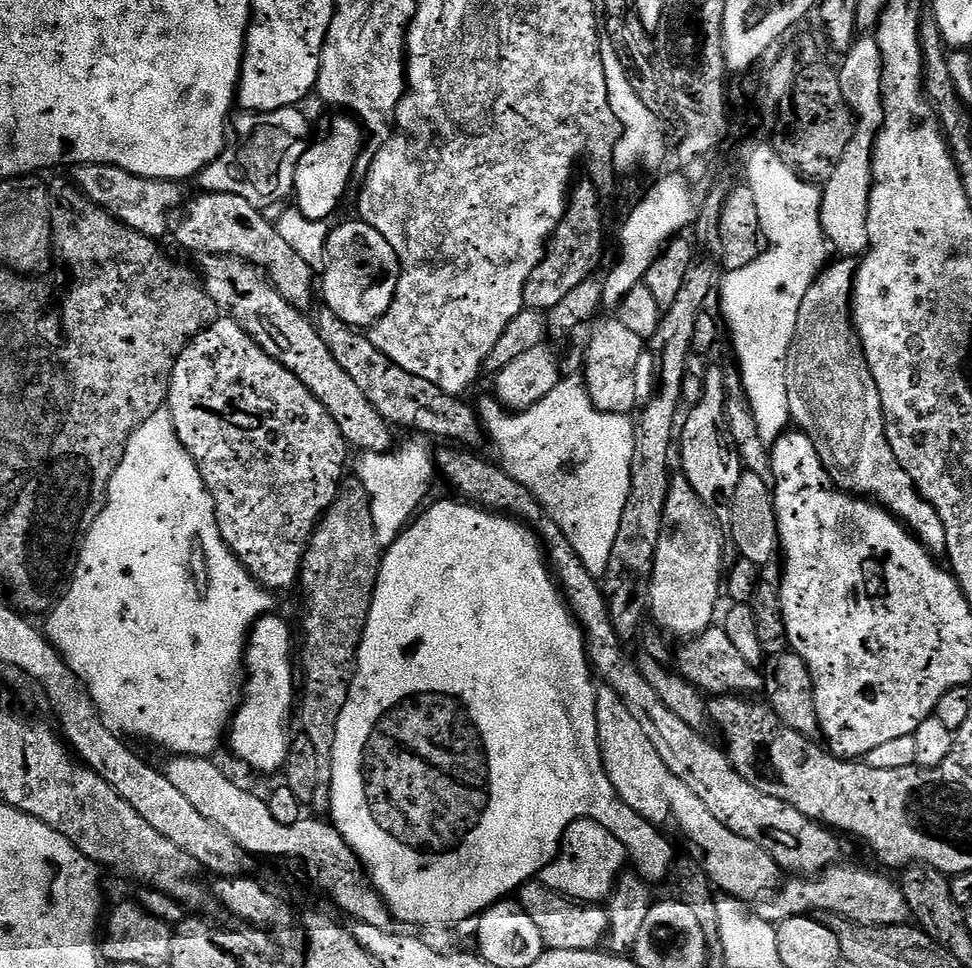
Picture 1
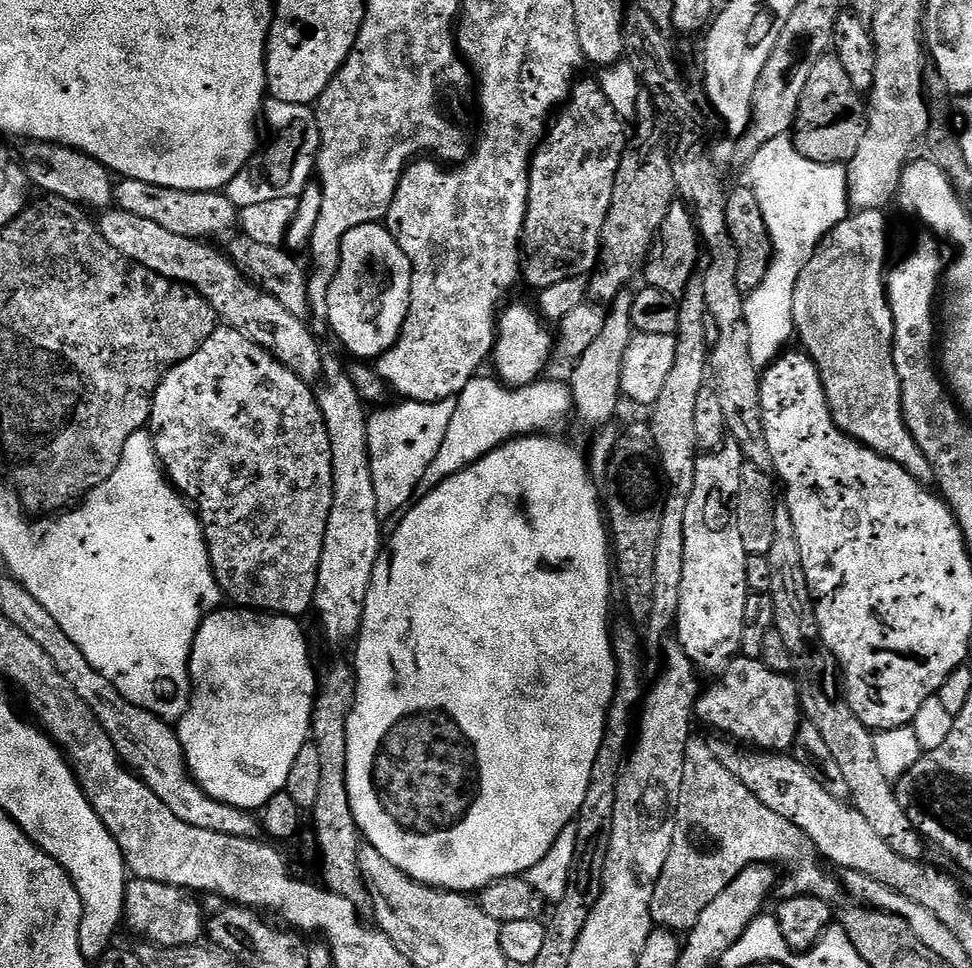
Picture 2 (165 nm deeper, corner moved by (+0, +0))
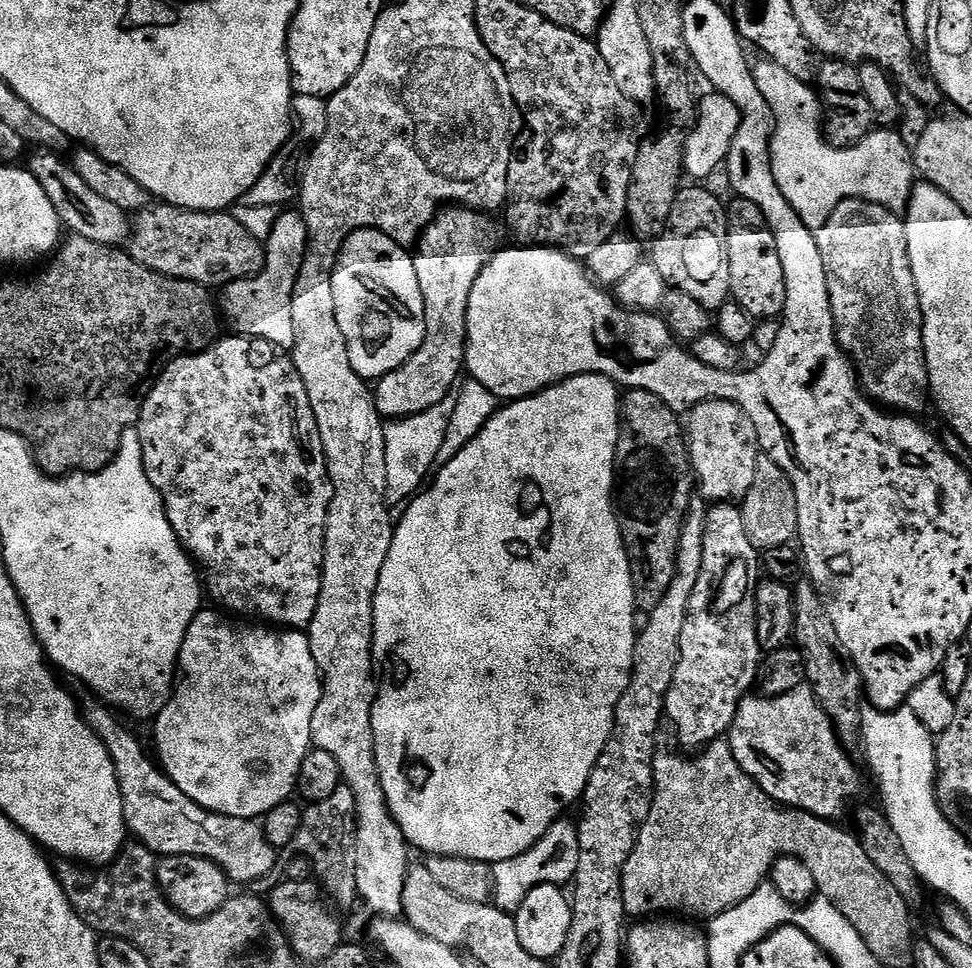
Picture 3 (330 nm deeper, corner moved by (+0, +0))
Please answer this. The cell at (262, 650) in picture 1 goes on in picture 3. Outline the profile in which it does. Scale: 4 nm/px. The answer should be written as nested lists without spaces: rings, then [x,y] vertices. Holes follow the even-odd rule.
[[[207,610],[197,612],[186,630],[186,638],[182,642],[178,661],[180,675],[178,683],[175,685],[172,699],[154,720],[157,752],[155,755],[158,757],[158,763],[164,775],[172,779],[174,786],[178,786],[178,790],[182,790],[182,794],[186,794],[186,798],[190,798],[206,811],[217,812],[223,816],[237,816],[247,820],[262,818],[270,810],[274,810],[274,806],[285,803],[291,797],[288,796],[291,792],[293,795],[302,762],[312,748],[310,722],[314,722],[314,710],[318,710],[324,683],[320,681],[318,662],[314,662],[314,654],[310,654],[310,642],[303,631],[277,630],[272,626],[257,626],[252,622],[235,624],[234,621],[227,620],[227,618],[232,618],[219,611],[216,612],[207,612]]]

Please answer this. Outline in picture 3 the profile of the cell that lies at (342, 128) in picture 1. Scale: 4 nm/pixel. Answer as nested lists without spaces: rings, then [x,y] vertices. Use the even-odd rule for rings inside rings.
[[[281,211],[264,245],[264,269],[257,276],[223,285],[218,296],[218,308],[233,333],[253,341],[265,340],[276,348],[291,350],[294,346],[294,286],[308,253],[308,231],[299,211]]]

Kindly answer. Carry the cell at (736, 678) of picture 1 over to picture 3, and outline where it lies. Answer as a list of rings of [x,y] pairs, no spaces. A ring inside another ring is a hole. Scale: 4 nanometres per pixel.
[[[805,686],[790,690],[790,694],[781,696],[765,696],[749,694],[738,706],[732,727],[726,737],[732,747],[734,758],[738,758],[738,766],[770,794],[780,804],[789,808],[797,808],[803,812],[814,814],[823,820],[843,821],[843,816],[853,807],[852,799],[860,792],[860,772],[854,761],[848,757],[849,749],[841,744],[836,735],[836,727],[830,722],[826,710],[818,702],[812,689]]]

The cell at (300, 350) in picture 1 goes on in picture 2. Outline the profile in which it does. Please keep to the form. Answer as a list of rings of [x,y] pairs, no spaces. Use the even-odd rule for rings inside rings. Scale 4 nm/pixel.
[[[113,207],[99,213],[99,232],[118,254],[133,260],[135,264],[146,266],[154,274],[167,280],[174,280],[192,288],[217,314],[227,327],[238,330],[246,338],[262,346],[278,362],[282,362],[294,374],[306,381],[316,382],[322,376],[322,355],[316,349],[316,340],[305,321],[299,316],[290,314],[282,302],[270,294],[266,294],[258,284],[252,284],[240,275],[236,265],[223,251],[211,248],[211,243],[203,239],[191,240],[182,234],[170,234],[162,226],[150,222],[147,218],[138,218],[138,214],[130,214]]]

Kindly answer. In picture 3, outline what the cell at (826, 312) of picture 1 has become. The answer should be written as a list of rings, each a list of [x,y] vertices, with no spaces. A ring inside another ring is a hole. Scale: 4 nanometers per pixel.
[[[844,200],[834,214],[830,214],[826,226],[818,229],[816,241],[826,266],[836,337],[841,350],[852,362],[864,395],[885,409],[900,414],[920,414],[929,391],[928,367],[924,357],[922,306],[914,282],[914,270],[910,266],[904,220],[869,200]]]

